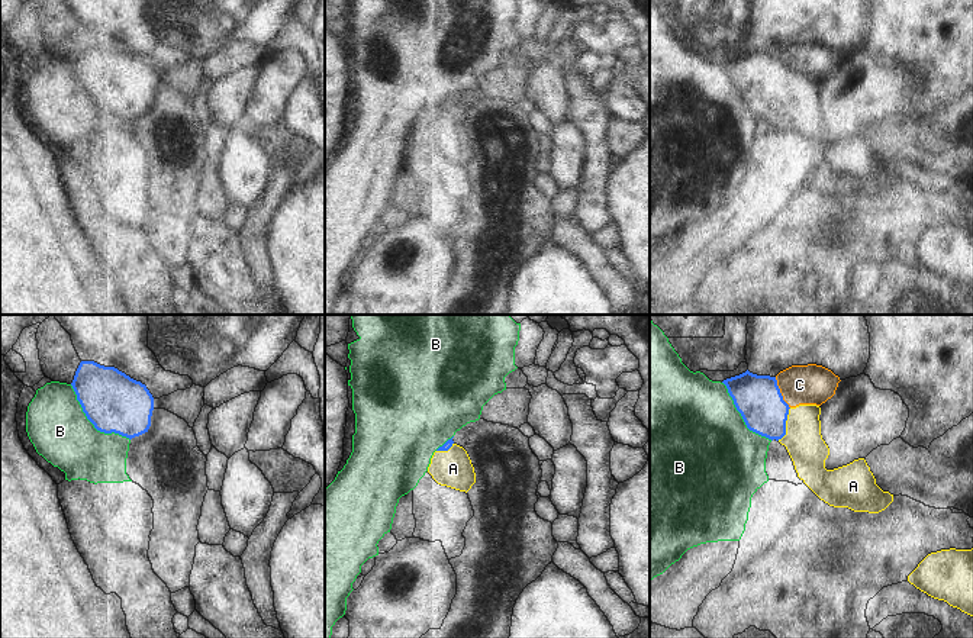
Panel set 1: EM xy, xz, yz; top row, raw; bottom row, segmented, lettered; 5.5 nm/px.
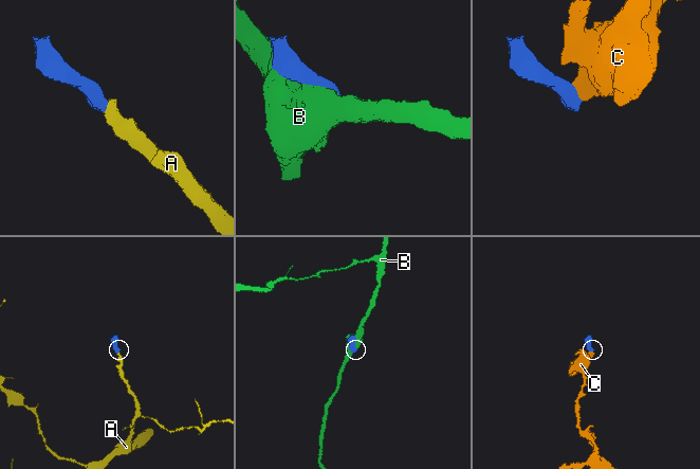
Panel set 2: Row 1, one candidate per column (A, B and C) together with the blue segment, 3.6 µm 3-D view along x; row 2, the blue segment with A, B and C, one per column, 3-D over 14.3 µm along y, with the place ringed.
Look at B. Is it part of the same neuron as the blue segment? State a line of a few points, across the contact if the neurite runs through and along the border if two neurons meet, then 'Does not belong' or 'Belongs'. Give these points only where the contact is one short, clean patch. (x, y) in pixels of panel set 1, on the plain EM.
Does not belong

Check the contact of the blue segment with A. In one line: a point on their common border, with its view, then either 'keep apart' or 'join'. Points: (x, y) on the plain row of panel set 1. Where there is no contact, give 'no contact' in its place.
yz (785, 100) | join

